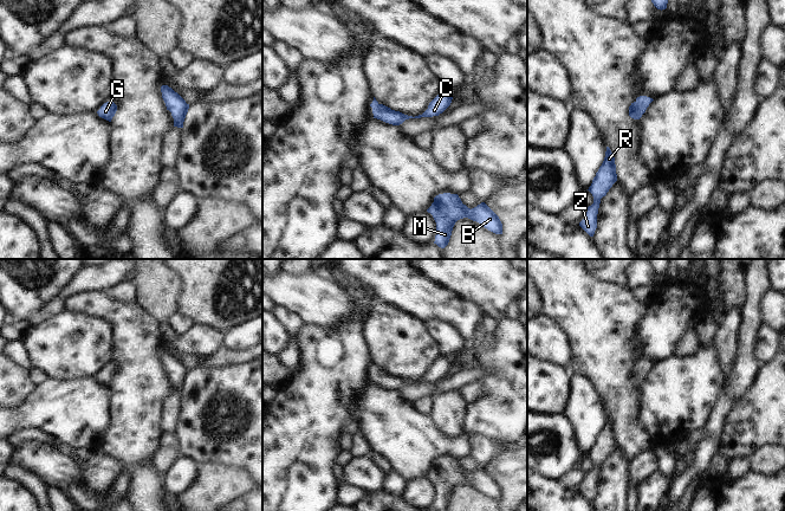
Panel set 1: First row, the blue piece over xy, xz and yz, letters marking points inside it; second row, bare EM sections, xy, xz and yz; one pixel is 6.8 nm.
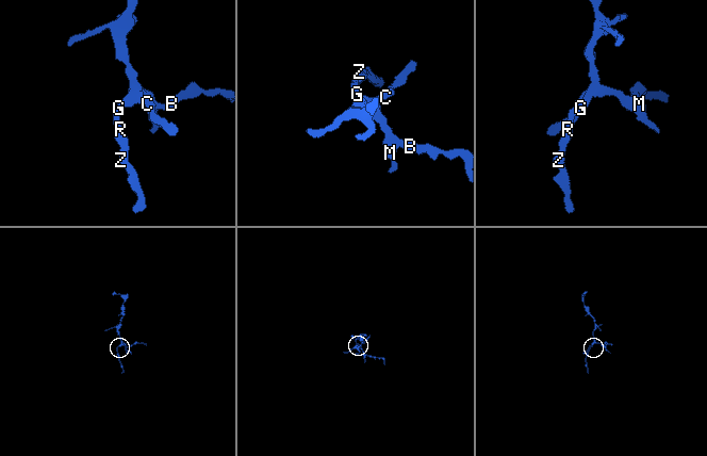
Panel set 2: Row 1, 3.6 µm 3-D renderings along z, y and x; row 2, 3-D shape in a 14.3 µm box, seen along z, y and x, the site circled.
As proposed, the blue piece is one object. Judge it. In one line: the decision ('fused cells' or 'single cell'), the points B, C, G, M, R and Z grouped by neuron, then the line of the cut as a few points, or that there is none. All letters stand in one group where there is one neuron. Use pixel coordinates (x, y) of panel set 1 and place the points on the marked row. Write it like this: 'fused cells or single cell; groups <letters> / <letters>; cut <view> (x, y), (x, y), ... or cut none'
single cell; groups B C G M R Z; cut none

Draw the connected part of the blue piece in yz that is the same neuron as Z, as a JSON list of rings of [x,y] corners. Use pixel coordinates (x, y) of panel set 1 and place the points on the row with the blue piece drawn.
[[[606,147],[605,157],[599,167],[596,176],[592,180],[589,192],[593,196],[593,203],[588,207],[585,218],[579,222],[579,226],[590,235],[593,237],[597,228],[597,214],[601,199],[606,195],[612,185],[617,181],[615,157],[609,147]]]

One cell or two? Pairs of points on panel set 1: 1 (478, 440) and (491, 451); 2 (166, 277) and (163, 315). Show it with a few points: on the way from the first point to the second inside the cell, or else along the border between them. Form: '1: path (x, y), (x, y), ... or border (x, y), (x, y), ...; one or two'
1: path (481, 444), (487, 450); one
2: path (163, 286), (163, 305); one

